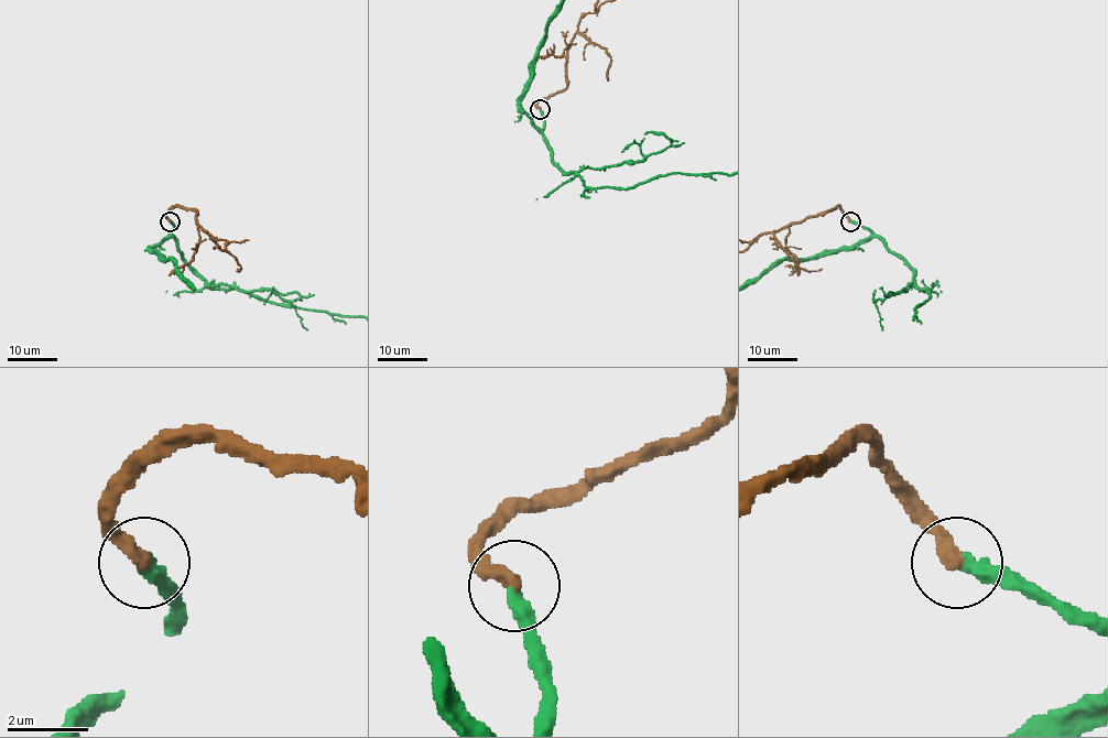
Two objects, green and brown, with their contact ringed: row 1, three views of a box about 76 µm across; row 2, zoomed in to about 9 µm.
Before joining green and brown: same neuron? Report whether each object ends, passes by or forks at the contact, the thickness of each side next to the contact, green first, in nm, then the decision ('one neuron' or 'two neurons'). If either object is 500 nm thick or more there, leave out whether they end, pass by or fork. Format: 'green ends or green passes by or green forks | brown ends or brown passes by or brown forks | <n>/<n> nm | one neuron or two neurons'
green ends | brown ends | 360/380 nm | one neuron

